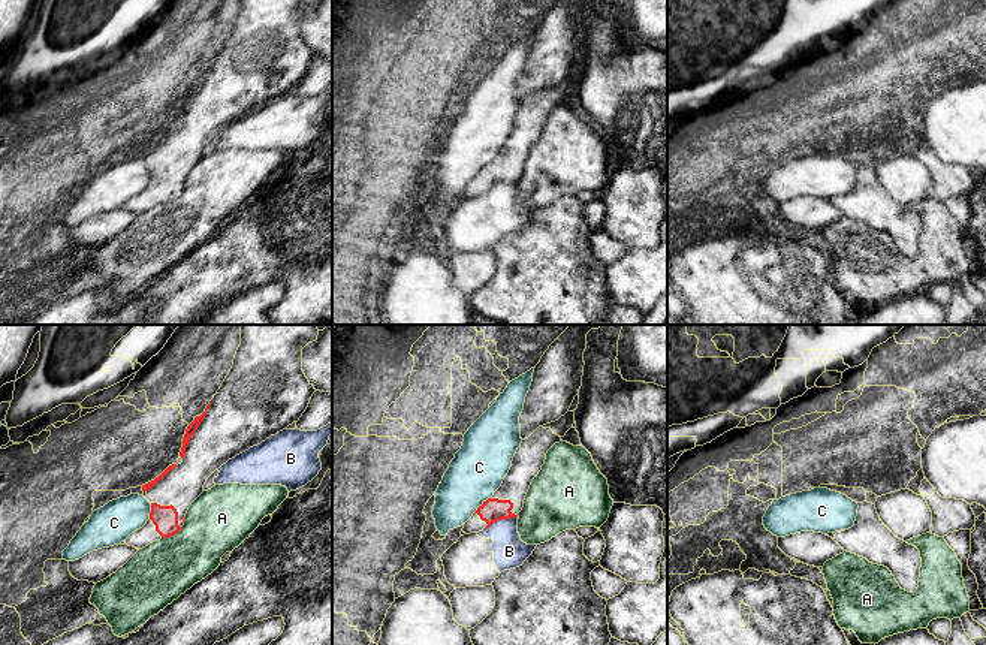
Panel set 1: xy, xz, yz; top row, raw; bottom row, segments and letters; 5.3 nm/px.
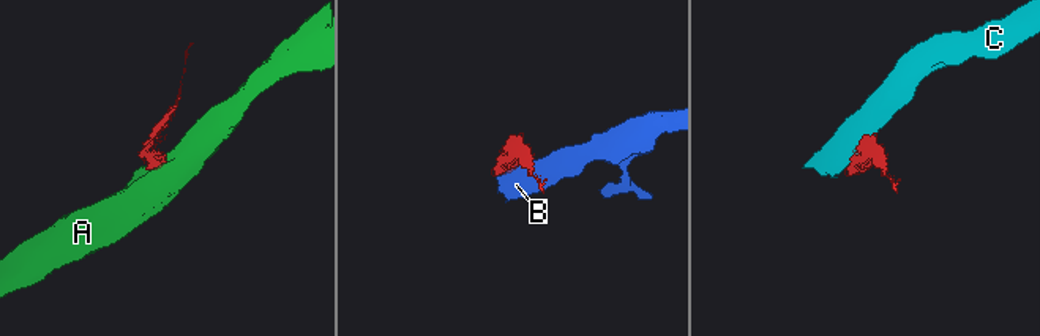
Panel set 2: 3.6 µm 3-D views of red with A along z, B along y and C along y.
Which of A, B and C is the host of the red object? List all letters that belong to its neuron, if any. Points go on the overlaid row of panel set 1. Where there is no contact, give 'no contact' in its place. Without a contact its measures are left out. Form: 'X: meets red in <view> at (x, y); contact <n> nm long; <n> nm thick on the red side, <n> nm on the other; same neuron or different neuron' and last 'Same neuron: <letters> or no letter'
A: meets red in xy at (172, 535); contact 130 nm long; 140 nm thick on the red side, 340 nm on the other; different neuron
B: meets red in xz at (498, 520); contact 190 nm long; 120 nm thick on the red side, 180 nm on the other; different neuron
C: meets red in xz at (482, 505); contact 140 nm long; 120 nm thick on the red side, 300 nm on the other; different neuron
Same neuron: no letter

